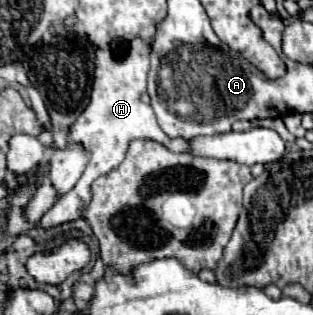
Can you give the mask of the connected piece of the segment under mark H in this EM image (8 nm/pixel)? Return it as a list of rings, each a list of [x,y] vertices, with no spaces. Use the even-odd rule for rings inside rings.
[[[134,37],[128,41],[122,49],[98,49],[96,51],[96,69],[94,69],[94,85],[88,107],[80,113],[76,123],[70,127],[68,141],[82,145],[90,153],[90,161],[78,179],[76,187],[66,193],[52,209],[48,209],[42,219],[38,221],[38,227],[50,229],[58,227],[68,221],[76,221],[84,217],[84,209],[90,203],[90,185],[100,175],[106,175],[114,167],[118,167],[124,161],[126,149],[130,141],[134,139],[150,139],[166,145],[170,151],[184,153],[190,151],[188,141],[184,139],[170,139],[166,133],[158,127],[156,115],[148,103],[142,103],[142,93],[146,91],[146,75],[150,67],[150,45],[146,45],[140,37]]]

